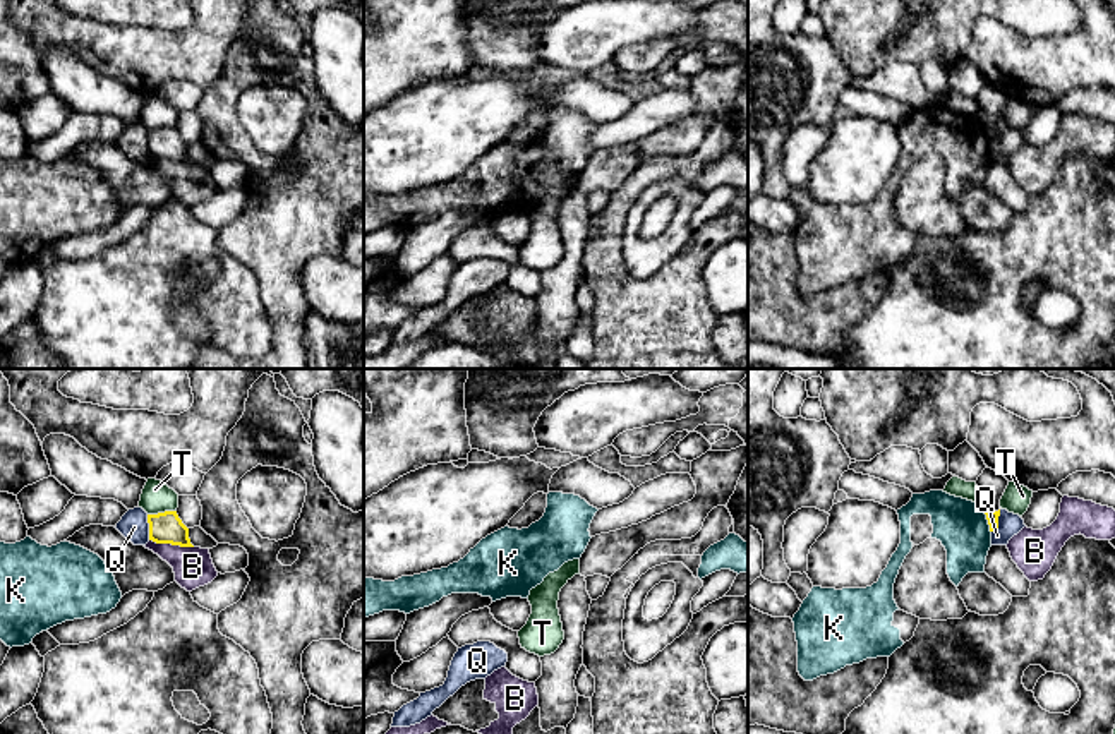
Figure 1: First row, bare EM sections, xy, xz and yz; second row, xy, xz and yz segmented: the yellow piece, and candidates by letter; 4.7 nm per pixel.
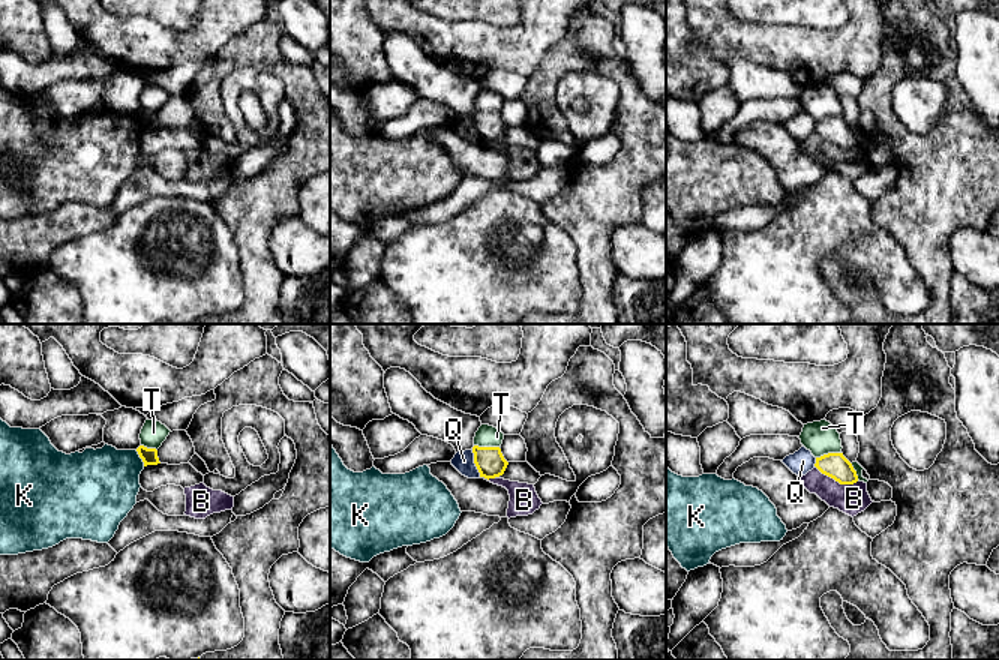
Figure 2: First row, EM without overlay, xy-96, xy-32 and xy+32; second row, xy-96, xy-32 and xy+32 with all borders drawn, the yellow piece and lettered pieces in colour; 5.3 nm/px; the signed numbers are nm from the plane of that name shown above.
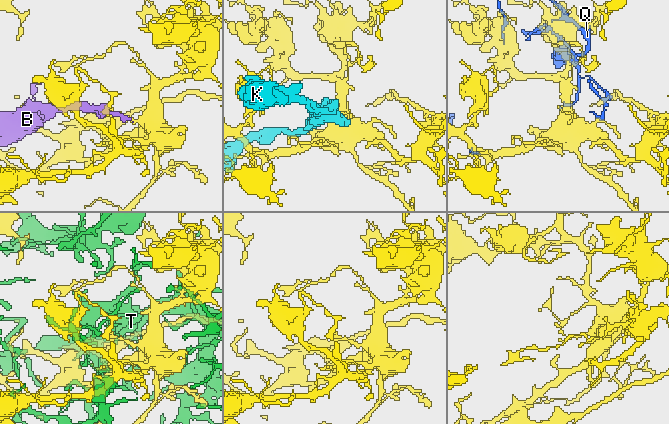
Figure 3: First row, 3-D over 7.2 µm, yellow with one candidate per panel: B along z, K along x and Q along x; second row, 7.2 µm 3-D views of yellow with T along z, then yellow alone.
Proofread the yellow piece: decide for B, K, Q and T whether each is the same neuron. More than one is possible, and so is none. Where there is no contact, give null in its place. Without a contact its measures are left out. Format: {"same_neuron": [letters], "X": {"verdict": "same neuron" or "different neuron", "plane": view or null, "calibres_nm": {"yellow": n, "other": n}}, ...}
{"same_neuron": [], "B": {"verdict": "different neuron", "plane": "xy", "calibres_nm": {"yellow": 150, "other": 190}}, "K": {"verdict": "different neuron", "plane": "yz", "calibres_nm": {"yellow": 60, "other": 240}}, "Q": {"verdict": "different neuron", "plane": "xy", "calibres_nm": {"yellow": 150, "other": 140}}, "T": {"verdict": "different neuron", "plane": "xy", "calibres_nm": {"yellow": 150, "other": 140}}}

